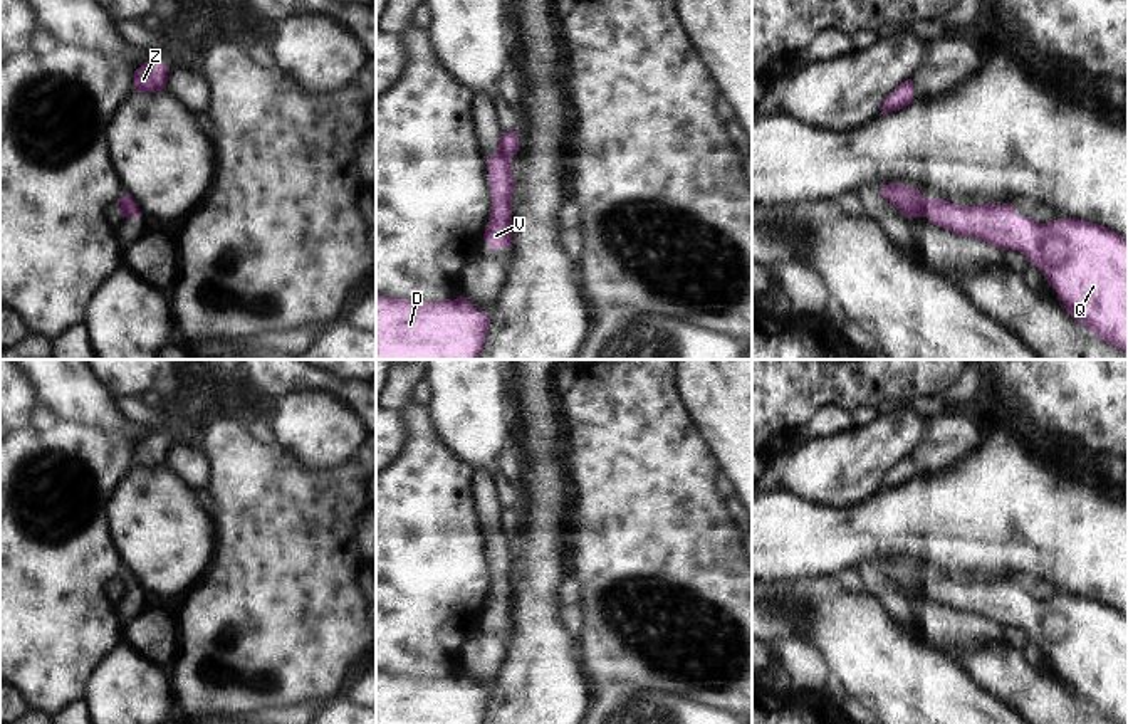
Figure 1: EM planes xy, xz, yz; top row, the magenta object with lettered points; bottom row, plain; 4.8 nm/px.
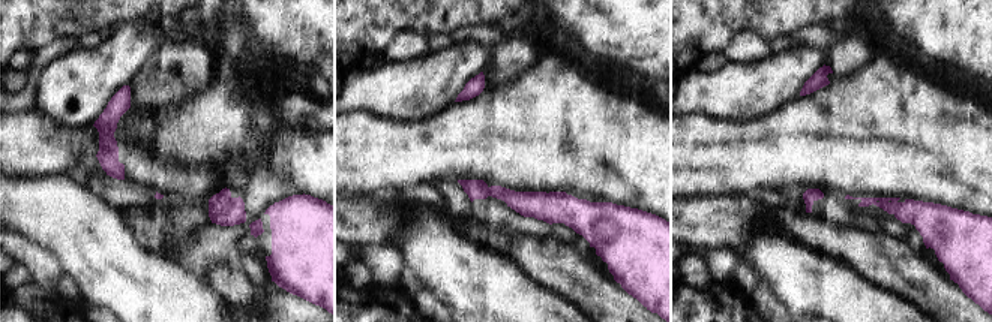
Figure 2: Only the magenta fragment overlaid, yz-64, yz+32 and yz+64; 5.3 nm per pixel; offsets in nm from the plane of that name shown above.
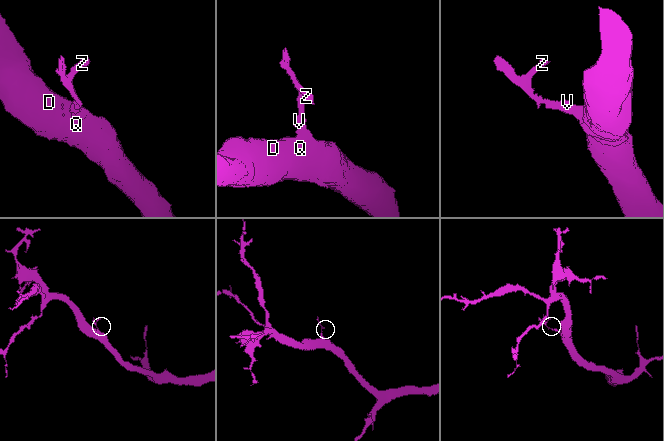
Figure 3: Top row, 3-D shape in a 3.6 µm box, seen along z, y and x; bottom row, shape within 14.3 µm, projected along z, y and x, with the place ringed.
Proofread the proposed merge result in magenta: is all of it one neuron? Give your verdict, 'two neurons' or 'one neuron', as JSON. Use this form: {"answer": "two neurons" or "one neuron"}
{"answer": "two neurons"}

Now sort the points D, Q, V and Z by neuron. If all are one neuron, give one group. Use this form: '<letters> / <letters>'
D Q V / Z

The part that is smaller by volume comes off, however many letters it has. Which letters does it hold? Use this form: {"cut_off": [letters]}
{"cut_off": ["Z"]}

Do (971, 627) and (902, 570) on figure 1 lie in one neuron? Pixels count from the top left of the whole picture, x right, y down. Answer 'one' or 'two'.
one

